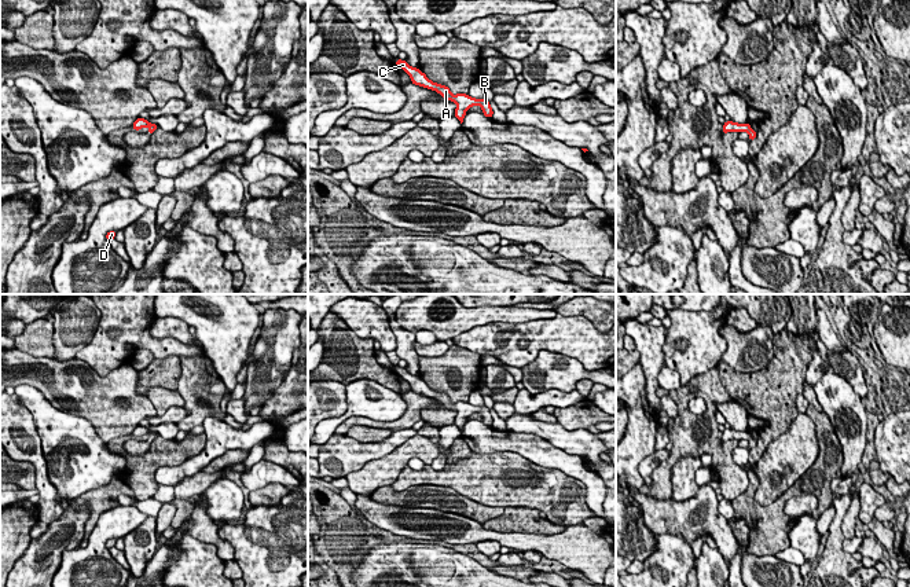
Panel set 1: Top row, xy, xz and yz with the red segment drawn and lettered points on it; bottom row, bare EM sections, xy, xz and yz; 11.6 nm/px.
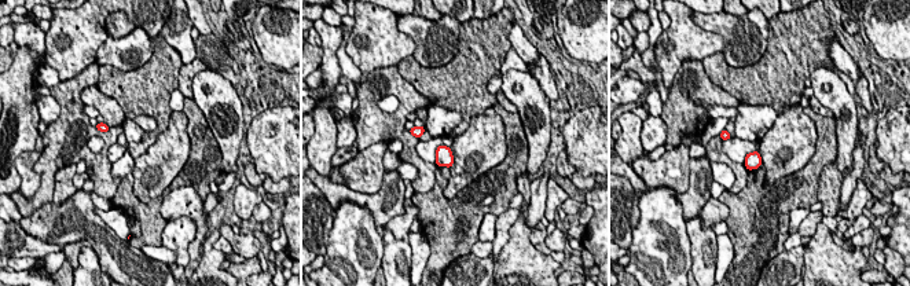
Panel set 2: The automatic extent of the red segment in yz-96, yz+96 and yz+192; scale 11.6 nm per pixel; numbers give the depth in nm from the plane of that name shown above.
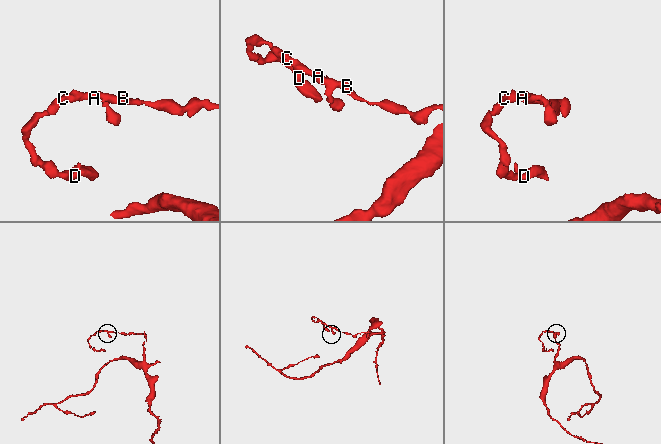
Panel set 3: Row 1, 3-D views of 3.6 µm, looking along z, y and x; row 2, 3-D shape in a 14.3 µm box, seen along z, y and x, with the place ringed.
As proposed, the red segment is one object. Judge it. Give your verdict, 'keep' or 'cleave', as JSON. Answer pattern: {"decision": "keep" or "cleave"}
{"decision": "keep"}

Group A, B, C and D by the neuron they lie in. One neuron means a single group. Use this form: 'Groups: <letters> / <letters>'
Groups: A B C D

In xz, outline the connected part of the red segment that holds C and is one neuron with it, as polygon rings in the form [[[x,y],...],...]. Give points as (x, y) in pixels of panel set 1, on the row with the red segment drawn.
[[[397,59],[396,66],[403,69],[410,76],[412,84],[436,91],[444,99],[455,102],[456,110],[454,115],[460,121],[460,124],[463,122],[466,111],[474,104],[478,104],[482,109],[482,114],[485,117],[492,118],[493,111],[489,104],[489,100],[476,99],[466,93],[452,95],[447,85],[441,85],[441,84],[430,81],[425,73],[422,73],[418,67],[411,67],[406,60]]]

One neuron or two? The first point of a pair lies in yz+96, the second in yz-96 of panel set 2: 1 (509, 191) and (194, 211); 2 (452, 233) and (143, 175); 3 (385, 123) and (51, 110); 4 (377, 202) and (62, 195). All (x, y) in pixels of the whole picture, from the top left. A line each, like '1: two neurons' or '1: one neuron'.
1: two neurons
2: two neurons
3: two neurons
4: two neurons

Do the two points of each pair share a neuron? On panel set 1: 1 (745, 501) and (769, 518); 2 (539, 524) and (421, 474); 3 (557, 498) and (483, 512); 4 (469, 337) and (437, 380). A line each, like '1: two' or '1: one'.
1: one
2: two
3: two
4: two

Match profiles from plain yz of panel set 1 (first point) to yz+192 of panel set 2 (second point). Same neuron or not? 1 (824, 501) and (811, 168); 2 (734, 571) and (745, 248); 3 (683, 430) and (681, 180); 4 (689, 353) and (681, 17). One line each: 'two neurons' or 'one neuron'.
1: one neuron
2: two neurons
3: two neurons
4: one neuron

